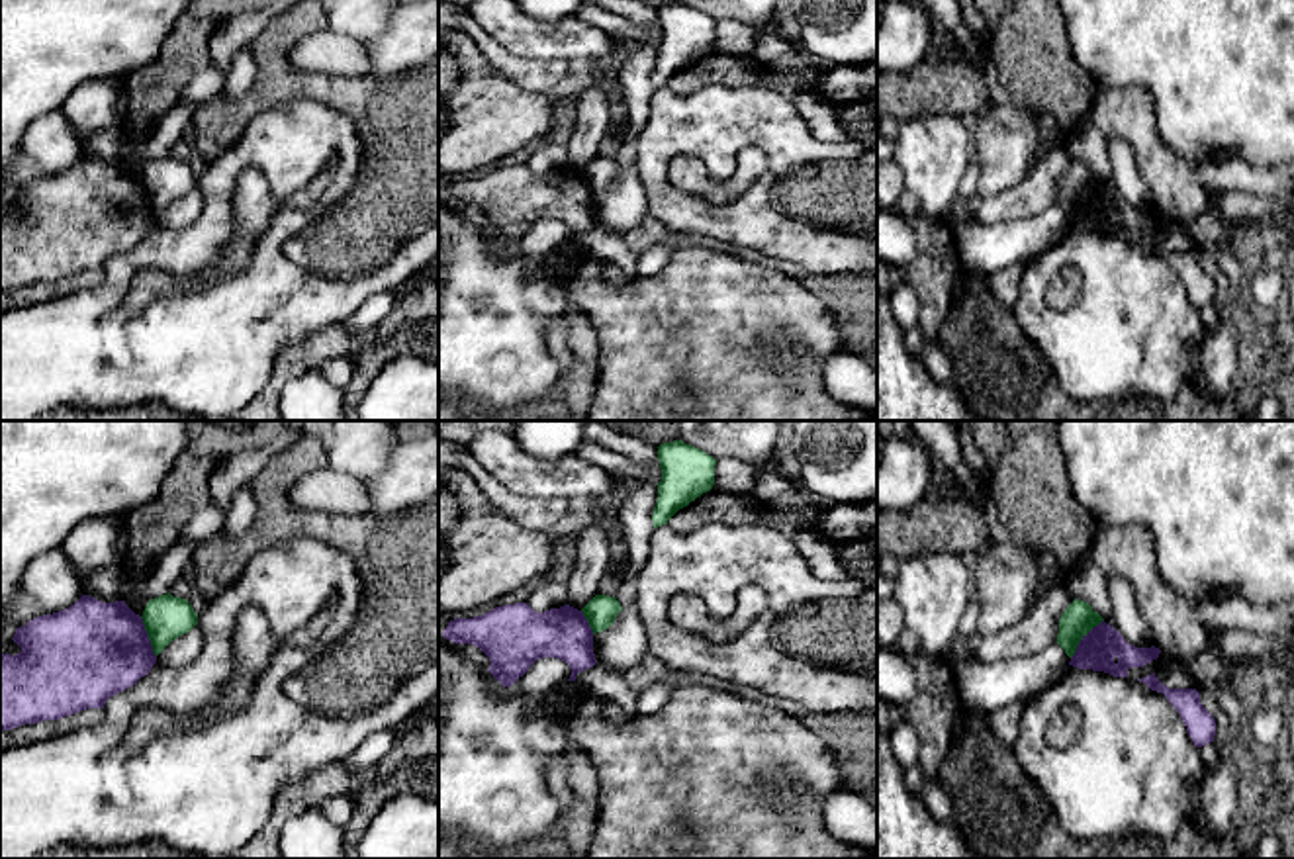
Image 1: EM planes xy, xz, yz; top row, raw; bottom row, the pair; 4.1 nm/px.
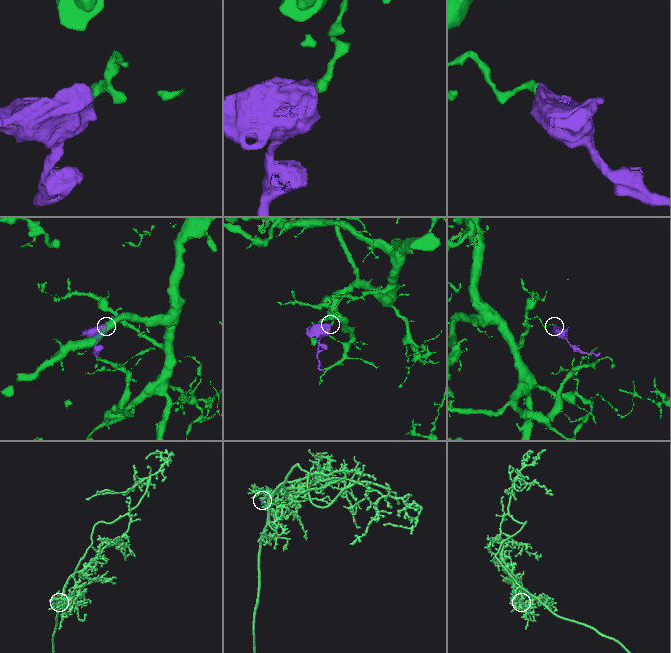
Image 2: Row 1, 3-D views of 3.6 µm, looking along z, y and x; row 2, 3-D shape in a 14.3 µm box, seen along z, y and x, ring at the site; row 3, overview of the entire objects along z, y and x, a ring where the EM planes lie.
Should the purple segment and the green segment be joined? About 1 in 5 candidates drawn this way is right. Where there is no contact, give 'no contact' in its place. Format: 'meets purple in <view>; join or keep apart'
meets purple in yz; keep apart

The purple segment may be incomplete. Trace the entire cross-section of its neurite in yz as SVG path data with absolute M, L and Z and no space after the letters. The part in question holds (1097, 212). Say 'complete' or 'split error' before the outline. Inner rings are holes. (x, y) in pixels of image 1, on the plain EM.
complete; M1104 182L1094 188L1077 207L1069 227L1128 239L1130 229L1143 229L1157 221L1159 209L1135 209Z

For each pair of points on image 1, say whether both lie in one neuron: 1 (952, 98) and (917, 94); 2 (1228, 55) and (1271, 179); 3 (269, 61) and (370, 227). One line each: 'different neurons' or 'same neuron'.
1: same neuron
2: different neurons
3: same neuron

